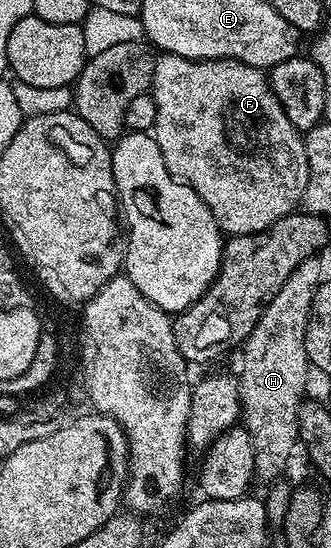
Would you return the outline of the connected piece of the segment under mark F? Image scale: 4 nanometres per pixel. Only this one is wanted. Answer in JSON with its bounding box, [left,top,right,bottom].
[152,52,310,234]

